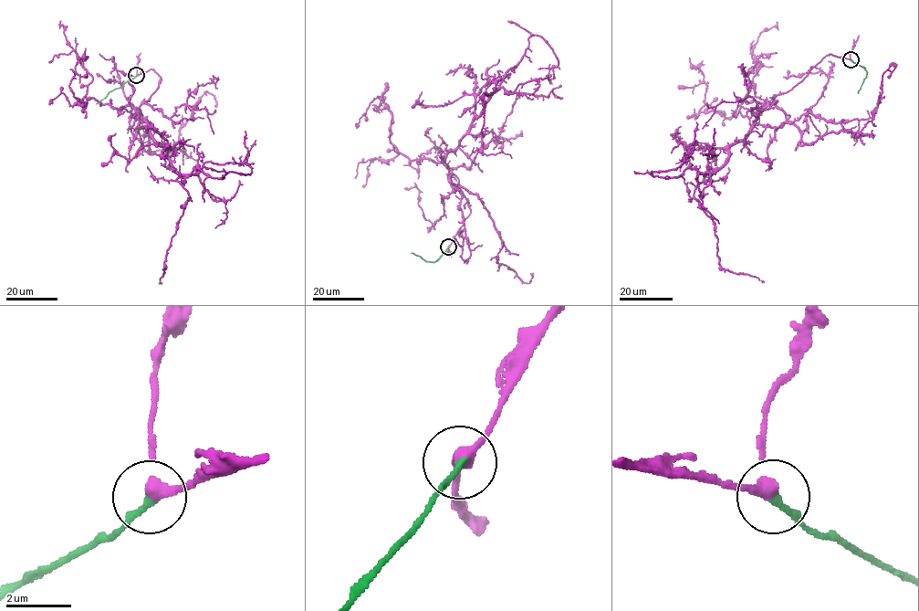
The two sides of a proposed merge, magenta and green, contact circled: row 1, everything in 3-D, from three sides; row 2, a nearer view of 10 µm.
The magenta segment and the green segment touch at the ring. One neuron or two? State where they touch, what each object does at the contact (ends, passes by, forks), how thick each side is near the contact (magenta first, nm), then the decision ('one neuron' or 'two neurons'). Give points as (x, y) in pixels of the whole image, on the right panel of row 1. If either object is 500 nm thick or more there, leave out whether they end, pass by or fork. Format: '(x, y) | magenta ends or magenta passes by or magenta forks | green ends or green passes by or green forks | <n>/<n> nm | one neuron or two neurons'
(851, 59) | magenta passes by | green ends | 300/240 nm | one neuron

